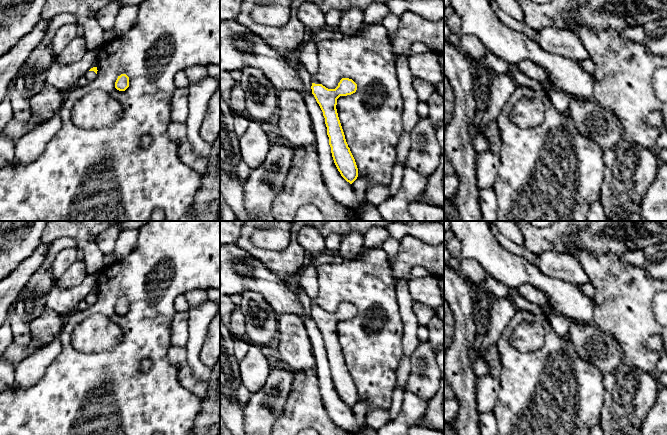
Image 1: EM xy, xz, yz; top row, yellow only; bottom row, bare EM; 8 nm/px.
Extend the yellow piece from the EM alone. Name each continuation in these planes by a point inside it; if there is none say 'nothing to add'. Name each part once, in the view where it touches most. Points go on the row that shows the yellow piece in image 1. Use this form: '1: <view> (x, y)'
1: xy (90, 75)

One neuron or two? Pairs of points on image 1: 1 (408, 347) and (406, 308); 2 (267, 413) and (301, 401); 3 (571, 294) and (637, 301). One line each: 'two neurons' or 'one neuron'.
1: one neuron
2: two neurons
3: two neurons

